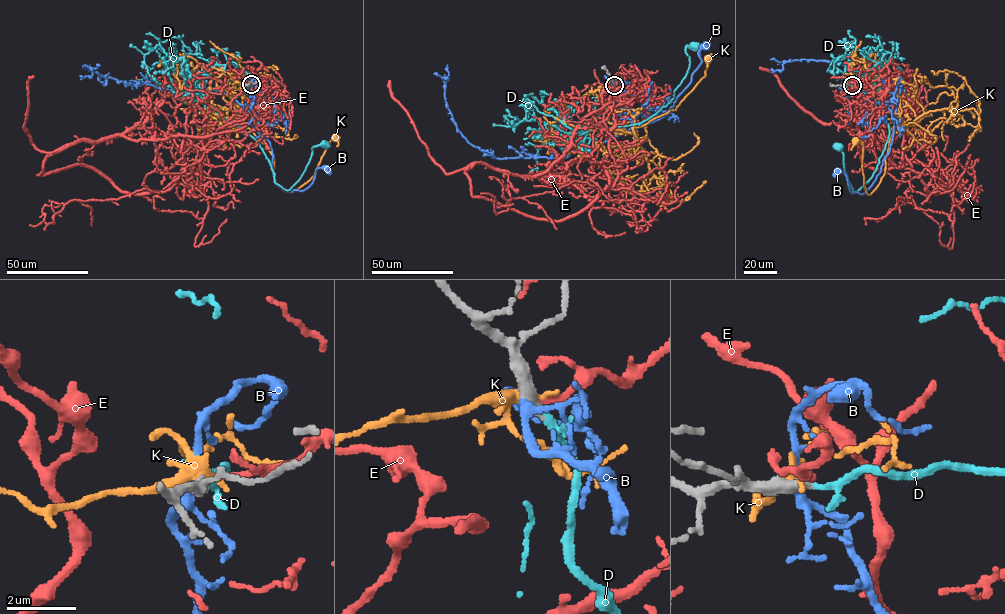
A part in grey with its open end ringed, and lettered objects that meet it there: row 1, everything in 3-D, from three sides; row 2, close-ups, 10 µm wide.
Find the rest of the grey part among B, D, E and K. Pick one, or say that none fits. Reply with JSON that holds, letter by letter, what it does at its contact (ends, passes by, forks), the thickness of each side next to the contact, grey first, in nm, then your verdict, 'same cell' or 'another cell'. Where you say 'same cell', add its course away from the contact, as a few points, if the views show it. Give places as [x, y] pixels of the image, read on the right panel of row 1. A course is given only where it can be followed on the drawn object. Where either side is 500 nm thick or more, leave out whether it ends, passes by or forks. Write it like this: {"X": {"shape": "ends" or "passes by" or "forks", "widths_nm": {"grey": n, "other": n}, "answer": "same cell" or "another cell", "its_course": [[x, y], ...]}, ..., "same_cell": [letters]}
{"B": {"shape": "forks", "widths_nm": {"grey": 440, "other": 200}, "answer": "another cell"}, "D": {"shape": "passes by", "widths_nm": {"grey": 360, "other": 160}, "answer": "same cell", "its_course": [[852, 85], [862, 84], [868, 71], [882, 65], [881, 103], [889, 135], [872, 177], [853, 192], [838, 146]]}, "E": {"shape": "ends", "widths_nm": {"grey": 420, "other": 130}, "answer": "another cell"}, "K": {"shape": "passes by", "widths_nm": {"grey": 480, "other": 320}, "answer": "another cell"}, "same_cell": ["D"]}

